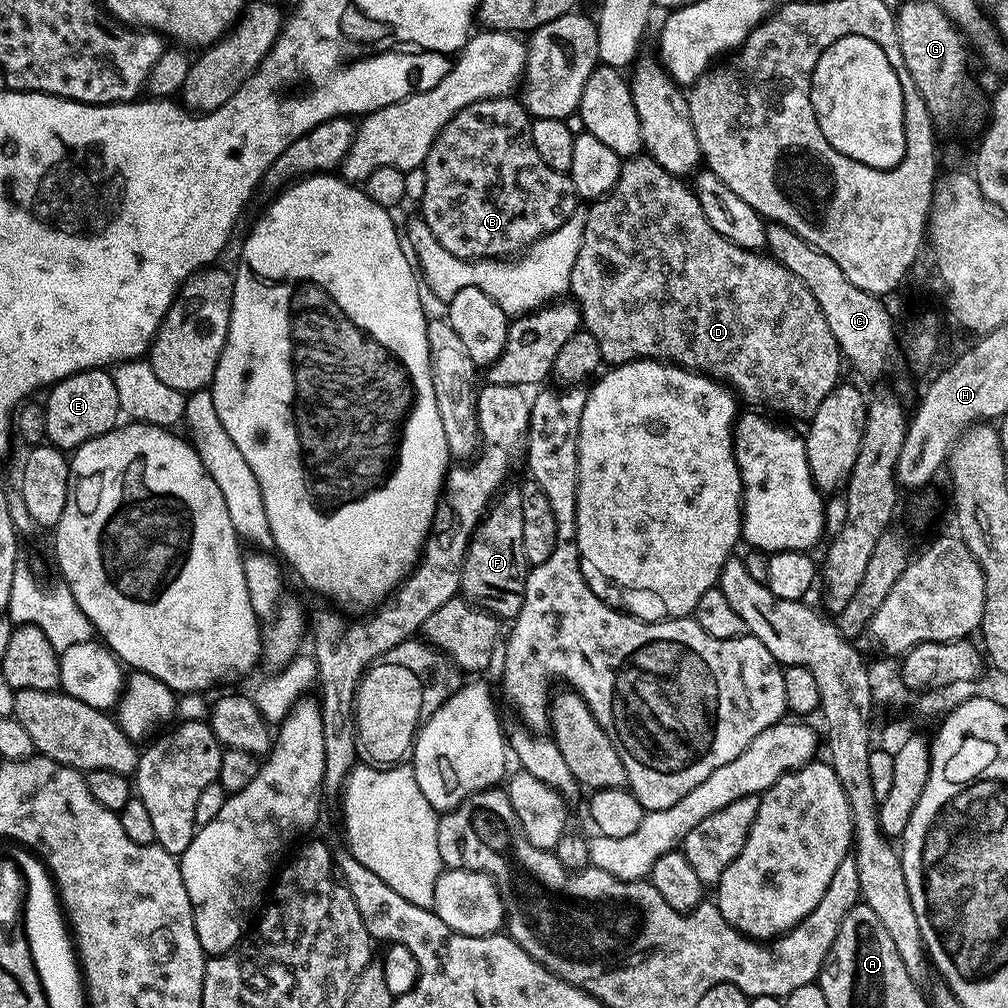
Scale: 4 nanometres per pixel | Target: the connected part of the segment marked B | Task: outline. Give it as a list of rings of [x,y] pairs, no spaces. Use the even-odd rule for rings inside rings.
[[[512,96],[486,98],[458,110],[438,134],[430,154],[424,159],[426,194],[422,201],[422,218],[430,226],[434,238],[459,260],[508,258],[519,254],[546,234],[558,230],[578,206],[571,176],[550,170],[538,155],[532,137],[533,117],[523,103]]]

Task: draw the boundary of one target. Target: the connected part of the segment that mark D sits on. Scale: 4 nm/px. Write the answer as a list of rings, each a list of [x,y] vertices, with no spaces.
[[[641,154],[625,159],[620,165],[618,182],[605,196],[591,201],[587,209],[586,230],[582,238],[582,246],[578,250],[578,258],[574,262],[574,270],[570,274],[570,292],[574,297],[574,303],[580,307],[580,319],[583,327],[598,342],[601,361],[605,365],[615,366],[629,364],[632,360],[658,360],[671,362],[679,367],[687,368],[694,372],[702,372],[705,376],[711,376],[713,380],[723,382],[741,401],[749,400],[749,405],[765,404],[776,412],[785,412],[788,416],[811,417],[816,407],[836,388],[840,376],[840,364],[842,357],[840,347],[830,334],[830,325],[826,322],[826,314],[814,302],[814,294],[806,290],[806,282],[798,278],[786,266],[773,260],[771,255],[761,254],[751,248],[743,248],[718,234],[710,222],[706,222],[706,214],[702,214],[702,206],[698,202],[695,191],[688,188],[683,179],[662,170],[658,162],[654,162],[651,156]]]

